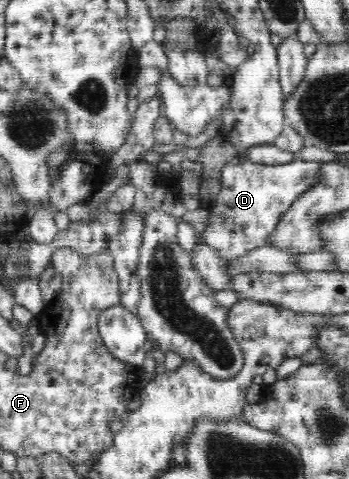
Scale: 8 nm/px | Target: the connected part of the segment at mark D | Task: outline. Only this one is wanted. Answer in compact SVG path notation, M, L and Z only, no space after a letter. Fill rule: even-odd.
M243 156L232 158L222 168L222 186L209 207L209 221L202 232L202 243L216 249L222 259L234 261L255 248L266 246L274 235L282 215L302 192L308 192L318 182L320 161L295 161L264 165Z

